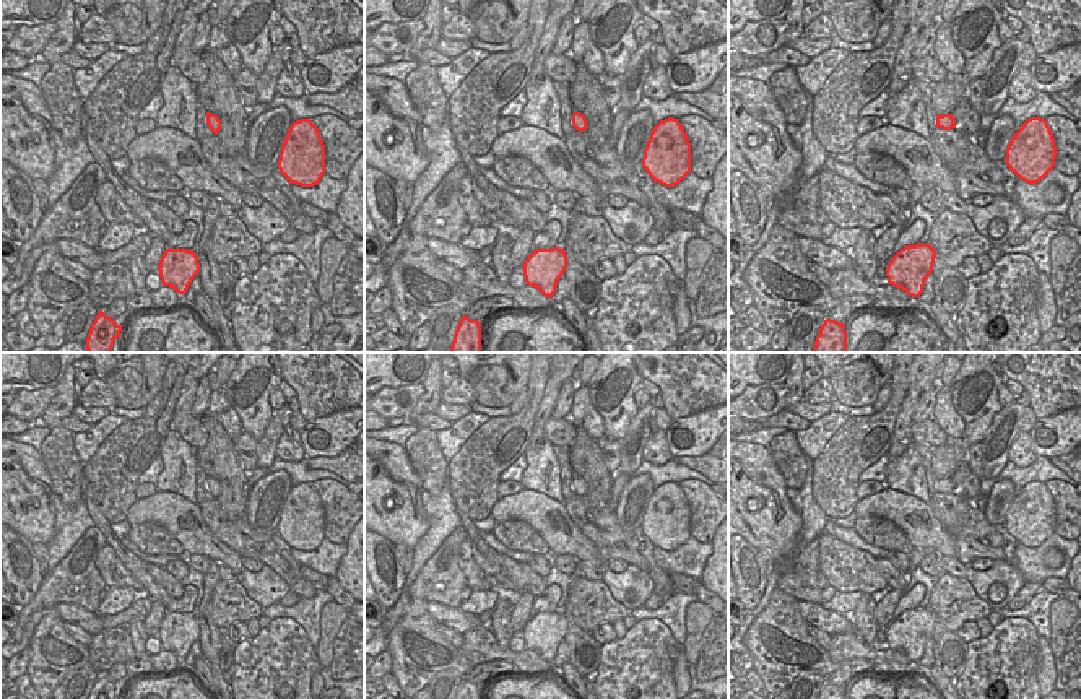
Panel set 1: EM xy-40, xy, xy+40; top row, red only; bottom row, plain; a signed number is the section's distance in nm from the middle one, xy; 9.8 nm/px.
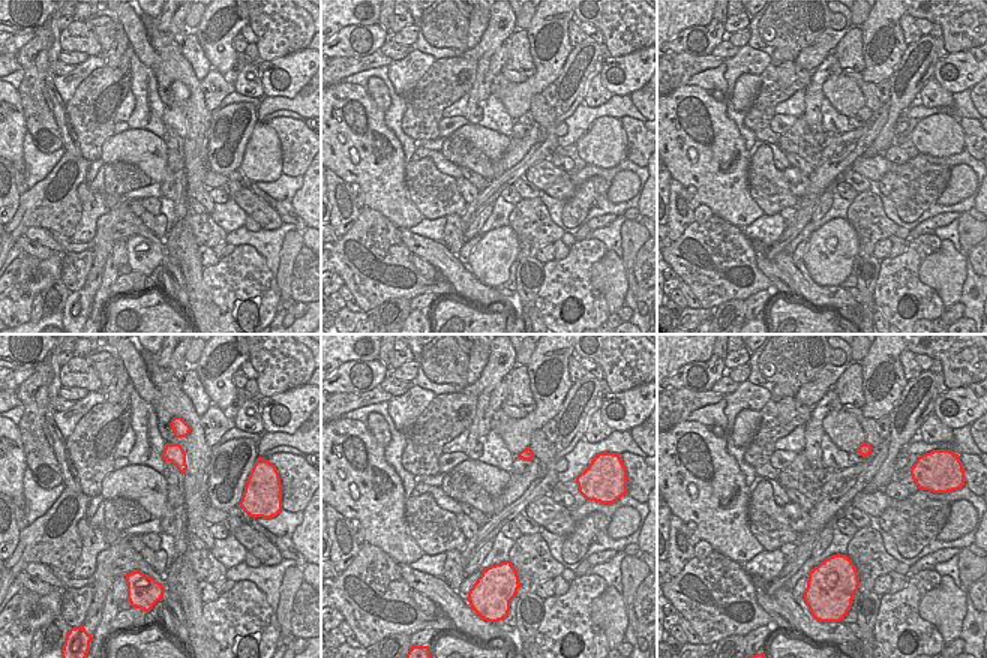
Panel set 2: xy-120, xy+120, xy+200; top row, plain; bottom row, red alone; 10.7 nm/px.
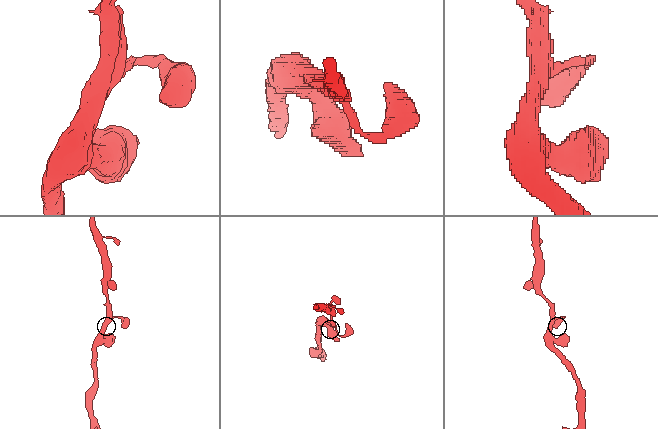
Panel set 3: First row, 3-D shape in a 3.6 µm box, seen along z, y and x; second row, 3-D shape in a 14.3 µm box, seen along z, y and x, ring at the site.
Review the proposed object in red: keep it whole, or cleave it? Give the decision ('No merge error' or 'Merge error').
No merge error.

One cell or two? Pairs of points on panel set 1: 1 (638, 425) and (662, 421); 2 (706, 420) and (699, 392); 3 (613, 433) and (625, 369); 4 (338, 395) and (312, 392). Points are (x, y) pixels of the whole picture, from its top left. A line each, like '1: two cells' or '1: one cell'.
1: one cell
2: two cells
3: one cell
4: one cell

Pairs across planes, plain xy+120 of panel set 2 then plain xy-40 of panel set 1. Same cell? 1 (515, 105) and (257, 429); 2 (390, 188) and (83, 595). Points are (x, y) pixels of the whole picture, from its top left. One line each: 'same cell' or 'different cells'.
1: same cell
2: different cells

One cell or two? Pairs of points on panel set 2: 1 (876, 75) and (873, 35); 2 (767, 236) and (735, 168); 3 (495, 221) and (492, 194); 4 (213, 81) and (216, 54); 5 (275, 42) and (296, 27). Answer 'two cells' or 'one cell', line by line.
1: one cell
2: two cells
3: two cells
4: two cells
5: one cell

